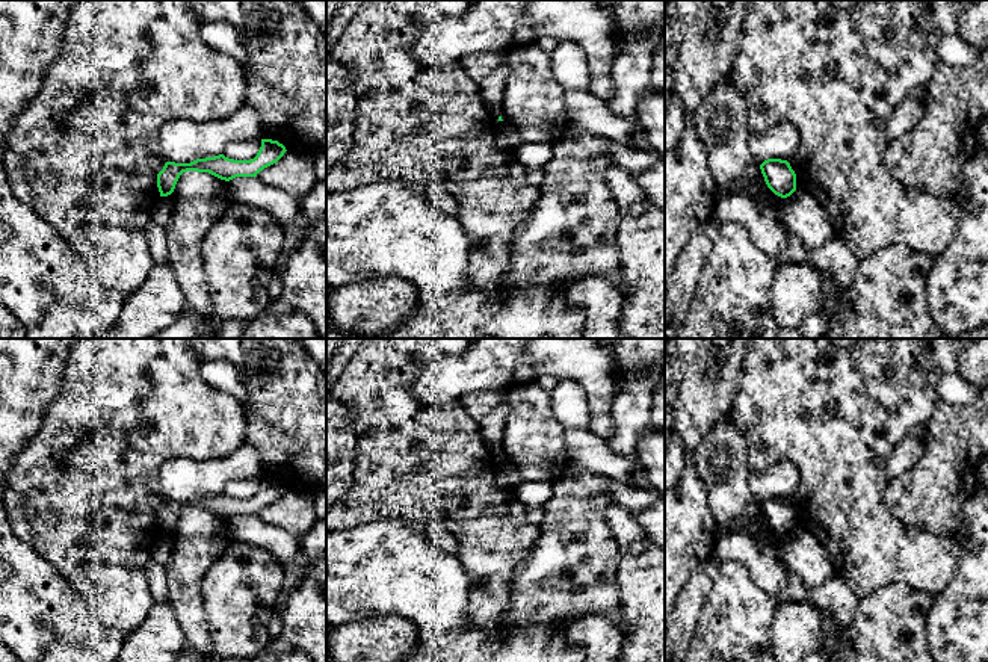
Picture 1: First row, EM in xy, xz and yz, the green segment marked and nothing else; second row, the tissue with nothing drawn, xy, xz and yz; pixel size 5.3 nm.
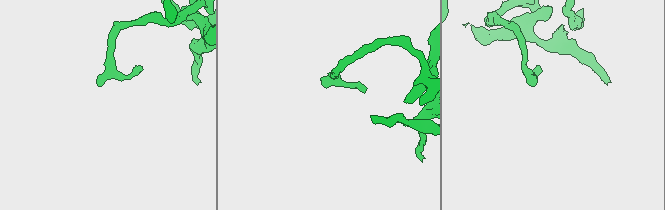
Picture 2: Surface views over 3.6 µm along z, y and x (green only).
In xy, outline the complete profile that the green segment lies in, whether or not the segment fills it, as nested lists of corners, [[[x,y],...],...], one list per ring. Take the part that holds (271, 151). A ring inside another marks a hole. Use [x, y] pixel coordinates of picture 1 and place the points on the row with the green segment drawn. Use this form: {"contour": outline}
{"contour": [[[261,139],[261,147],[251,160],[234,160],[219,154],[215,157],[196,159],[190,163],[166,162],[163,169],[157,174],[157,187],[160,196],[171,195],[180,175],[187,171],[208,172],[225,181],[236,177],[257,177],[260,171],[276,163],[286,151],[286,147],[278,141]]]}

